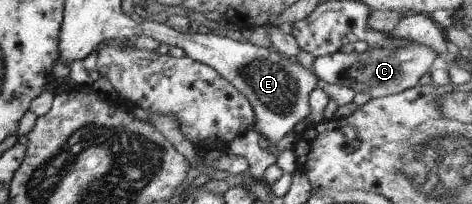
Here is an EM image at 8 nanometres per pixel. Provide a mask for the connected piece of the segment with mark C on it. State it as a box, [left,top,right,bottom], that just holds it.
[312,44,437,98]

